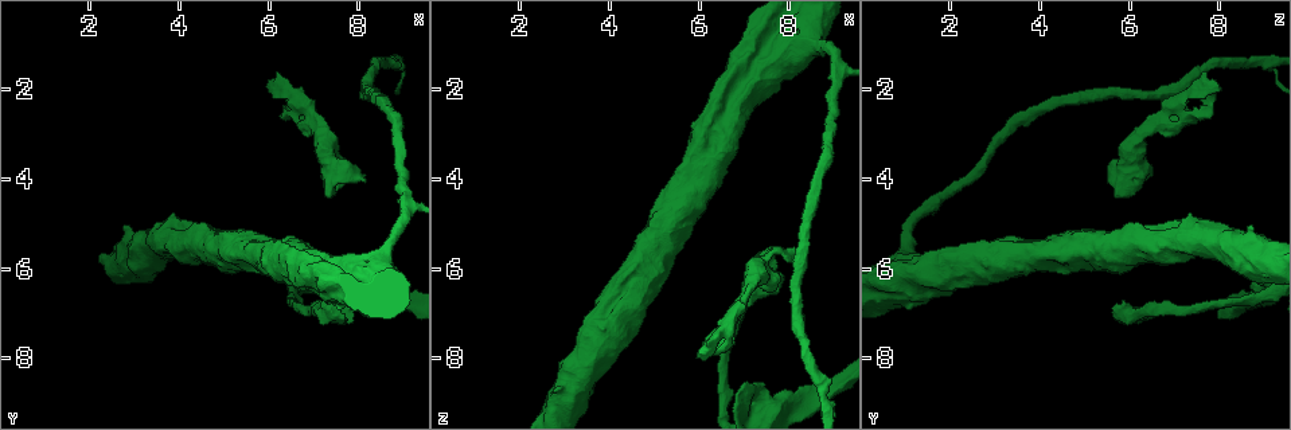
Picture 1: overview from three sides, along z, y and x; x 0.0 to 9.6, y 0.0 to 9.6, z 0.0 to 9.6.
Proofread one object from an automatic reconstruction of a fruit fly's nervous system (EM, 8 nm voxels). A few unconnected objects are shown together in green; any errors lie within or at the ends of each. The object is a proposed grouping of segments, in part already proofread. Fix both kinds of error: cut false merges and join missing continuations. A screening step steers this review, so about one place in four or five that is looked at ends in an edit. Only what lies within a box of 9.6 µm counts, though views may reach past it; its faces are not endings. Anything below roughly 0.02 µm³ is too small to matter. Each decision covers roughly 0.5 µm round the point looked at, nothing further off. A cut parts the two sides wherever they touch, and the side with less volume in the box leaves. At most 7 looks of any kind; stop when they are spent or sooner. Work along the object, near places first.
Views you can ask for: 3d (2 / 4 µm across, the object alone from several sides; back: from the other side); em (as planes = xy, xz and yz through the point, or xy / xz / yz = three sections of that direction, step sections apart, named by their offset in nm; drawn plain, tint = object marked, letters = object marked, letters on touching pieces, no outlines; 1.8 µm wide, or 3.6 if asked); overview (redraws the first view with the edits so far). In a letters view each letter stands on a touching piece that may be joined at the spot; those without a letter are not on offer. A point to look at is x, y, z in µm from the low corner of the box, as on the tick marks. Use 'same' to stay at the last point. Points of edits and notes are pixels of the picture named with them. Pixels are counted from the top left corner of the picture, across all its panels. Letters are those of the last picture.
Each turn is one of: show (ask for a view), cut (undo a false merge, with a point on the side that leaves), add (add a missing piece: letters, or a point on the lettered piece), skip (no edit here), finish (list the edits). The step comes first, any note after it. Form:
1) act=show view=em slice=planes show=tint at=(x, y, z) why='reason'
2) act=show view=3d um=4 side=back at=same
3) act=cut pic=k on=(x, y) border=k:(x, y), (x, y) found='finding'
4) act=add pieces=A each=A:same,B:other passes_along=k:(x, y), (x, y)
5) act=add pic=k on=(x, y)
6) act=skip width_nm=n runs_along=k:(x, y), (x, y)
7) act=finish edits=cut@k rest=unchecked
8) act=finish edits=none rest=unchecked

act=show view=em slice=yz step=4 show=letters at=(8.10, 4.10, 5.60) why='an open end'

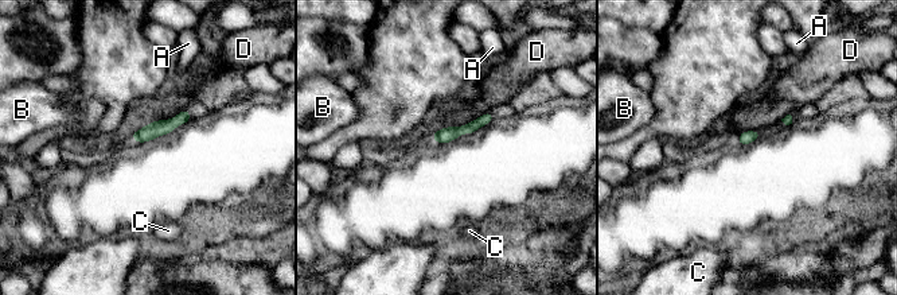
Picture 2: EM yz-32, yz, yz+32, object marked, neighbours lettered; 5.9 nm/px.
act=show view=em slice=planes show=letters at=same why='another direction'

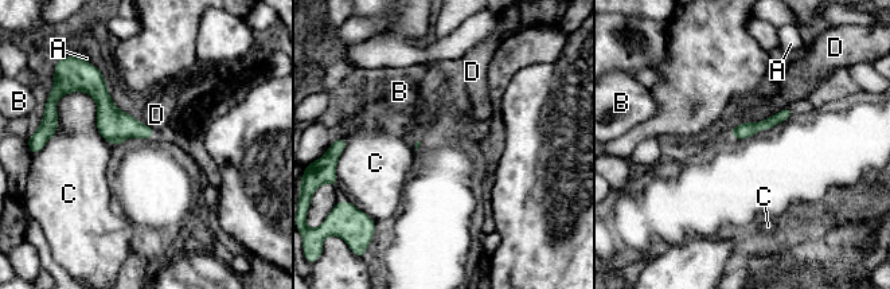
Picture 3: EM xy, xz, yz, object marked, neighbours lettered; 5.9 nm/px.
act=skip longest_contact=C:440nm each=A:other,B:other,C:other,D:other runs_along=3:(788, 112), (768, 124), (734, 133) found='none of them fits'

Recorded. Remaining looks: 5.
act=show view=em slice=planes show=plain at=(7.05, 2.70, 6.55) why='branch point'

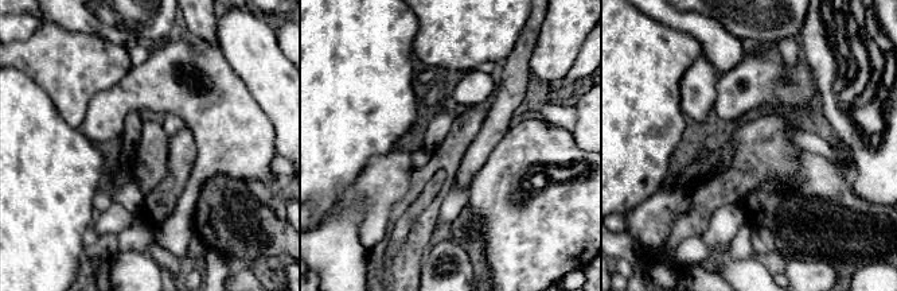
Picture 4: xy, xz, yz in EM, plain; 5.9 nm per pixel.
act=show view=em slice=planes show=letters at=same why='see the neighbours'

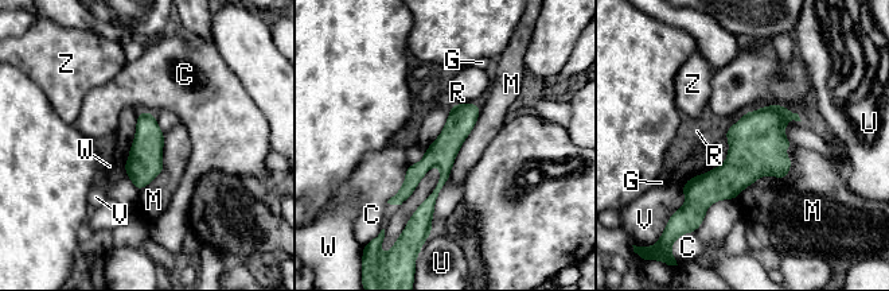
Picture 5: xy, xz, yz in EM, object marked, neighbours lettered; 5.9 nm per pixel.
act=skip width_nm=170 longest_contact=M:480nm each=C:other,G:other,M:other,R:other,U:other,V:other,W:other,Z:other found='one cell here'

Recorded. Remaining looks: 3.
act=show view=3d um=2 at=(8.55, 5.75, 0.95) why='thick turns thin'

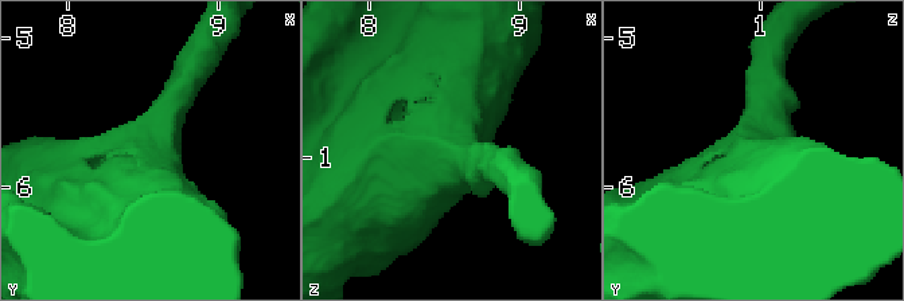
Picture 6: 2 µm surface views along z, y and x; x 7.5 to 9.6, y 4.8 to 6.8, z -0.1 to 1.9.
act=show view=em slice=yz step=4 show=letters at=(8.52, 5.74, 0.98) arm_widths_nm=240,600

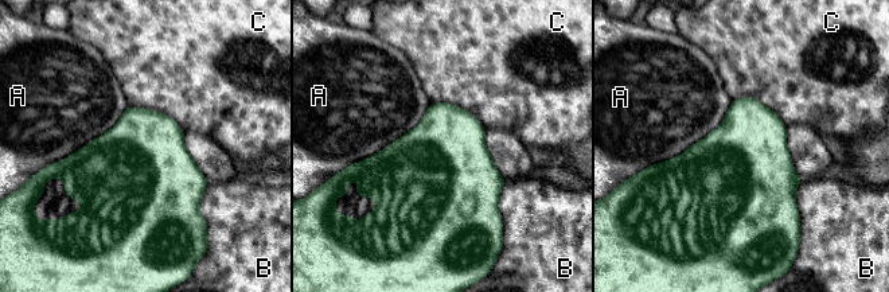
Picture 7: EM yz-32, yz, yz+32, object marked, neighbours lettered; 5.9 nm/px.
act=skip width_nm=600 longest_contact=A:600nm each=A:other,B:other,C:other found='continuous, no second cell'

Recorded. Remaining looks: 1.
act=finish edits=none rest=unchecked

